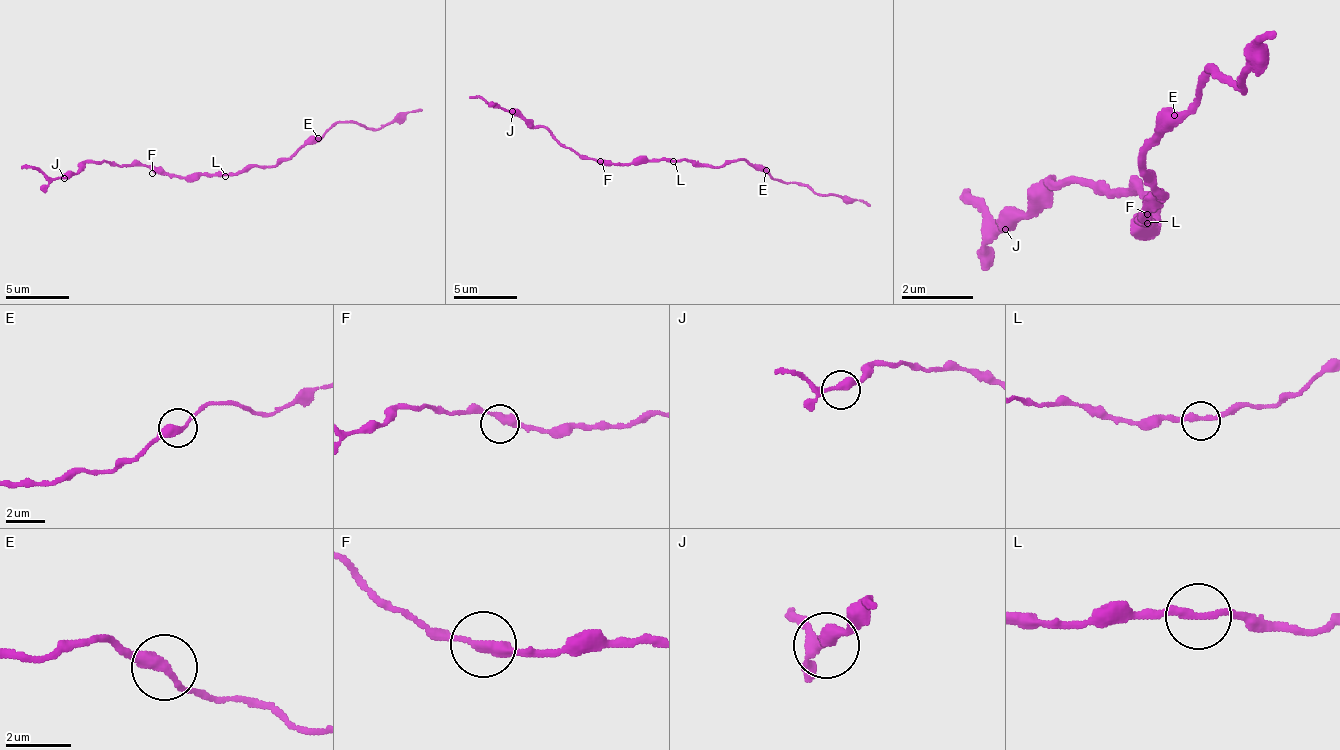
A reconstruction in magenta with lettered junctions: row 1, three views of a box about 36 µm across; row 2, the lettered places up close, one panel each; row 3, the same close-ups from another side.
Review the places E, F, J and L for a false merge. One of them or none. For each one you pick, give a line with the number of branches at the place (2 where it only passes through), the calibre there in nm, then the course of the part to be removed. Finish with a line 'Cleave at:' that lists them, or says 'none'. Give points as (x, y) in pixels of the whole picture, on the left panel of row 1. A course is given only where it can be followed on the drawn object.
Cleave at: none

